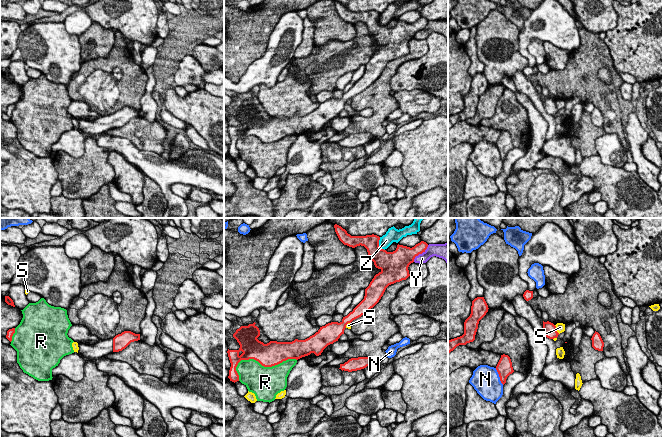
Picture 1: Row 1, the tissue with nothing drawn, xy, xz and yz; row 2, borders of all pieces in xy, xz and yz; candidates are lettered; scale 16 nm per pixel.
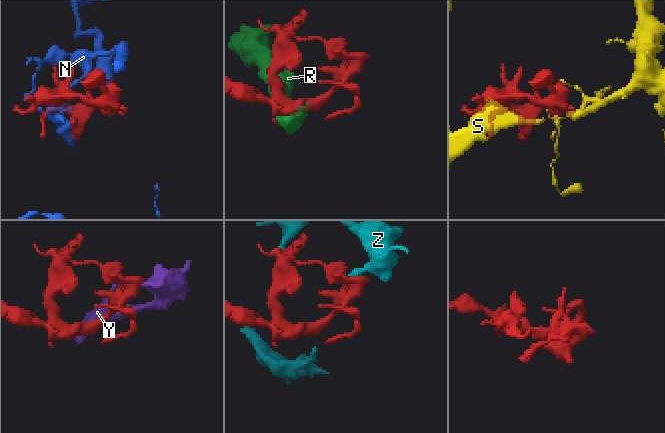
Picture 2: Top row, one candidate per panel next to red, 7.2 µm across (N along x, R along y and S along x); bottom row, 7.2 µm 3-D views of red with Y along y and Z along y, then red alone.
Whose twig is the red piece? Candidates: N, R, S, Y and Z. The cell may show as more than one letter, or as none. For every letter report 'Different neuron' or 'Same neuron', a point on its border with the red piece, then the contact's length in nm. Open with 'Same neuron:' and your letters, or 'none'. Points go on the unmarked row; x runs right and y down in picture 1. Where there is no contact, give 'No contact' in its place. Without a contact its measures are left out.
Same neuron: none
N: Different neuron. Touches red at yz (499, 152). Shared border 300 nm
R: Different neuron. Touches red at xz (263, 141). Shared border 1000 nm
S: Different neuron. Touches red at yz (555, 105). Shared border 170 nm
Y: Different neuron. Touches red at xz (420, 29). Shared border 360 nm
Z: Different neuron. Touches red at xz (378, 20). Shared border 240 nm

